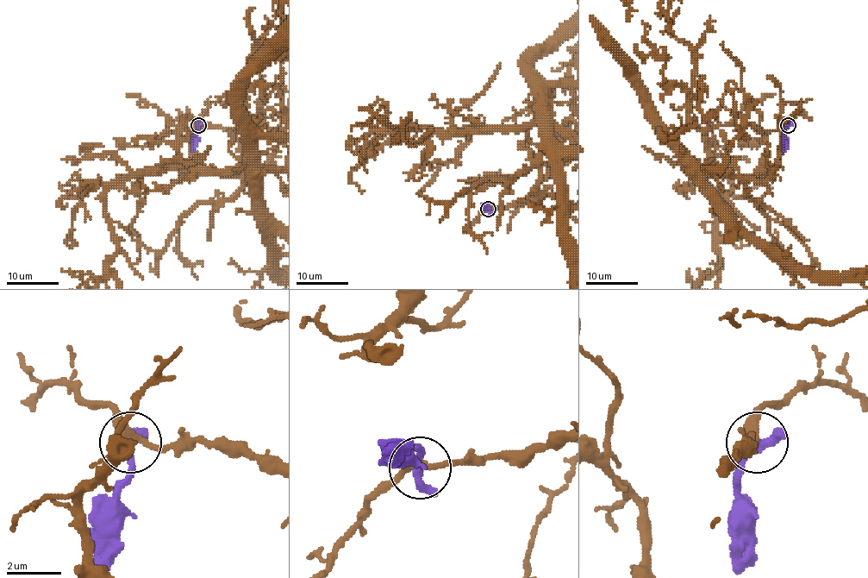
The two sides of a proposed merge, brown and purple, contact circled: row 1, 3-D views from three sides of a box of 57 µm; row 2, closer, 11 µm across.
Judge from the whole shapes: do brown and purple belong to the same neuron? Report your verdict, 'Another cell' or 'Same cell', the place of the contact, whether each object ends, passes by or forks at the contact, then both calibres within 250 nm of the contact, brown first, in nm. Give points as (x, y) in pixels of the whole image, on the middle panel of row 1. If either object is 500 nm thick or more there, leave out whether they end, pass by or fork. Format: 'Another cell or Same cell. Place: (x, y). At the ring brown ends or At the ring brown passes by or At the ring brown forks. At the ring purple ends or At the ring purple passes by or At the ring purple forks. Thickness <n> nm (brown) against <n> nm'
Another cell. Place: (488, 209). At the ring brown passes by. At the ring purple ends. Thickness 360 nm (brown) against 400 nm

